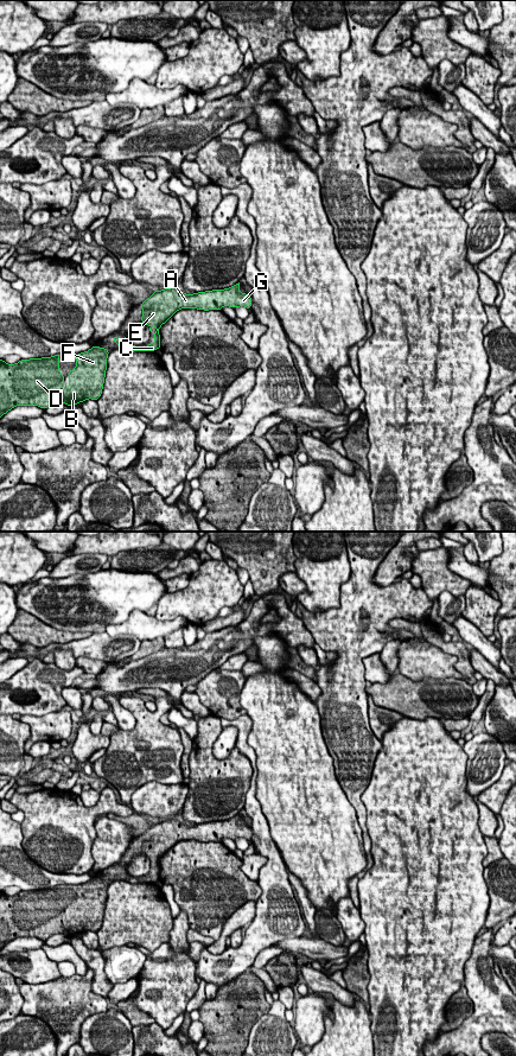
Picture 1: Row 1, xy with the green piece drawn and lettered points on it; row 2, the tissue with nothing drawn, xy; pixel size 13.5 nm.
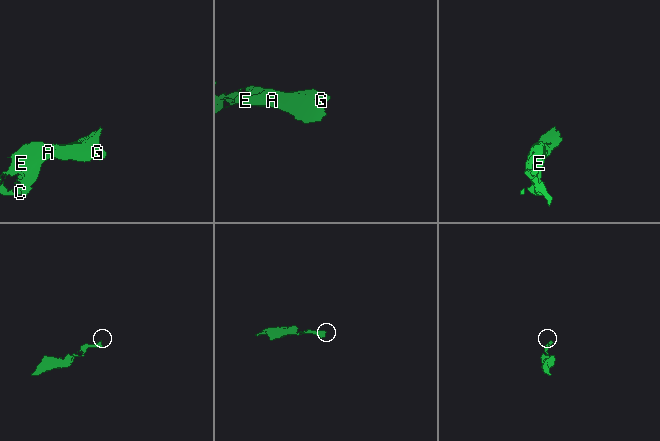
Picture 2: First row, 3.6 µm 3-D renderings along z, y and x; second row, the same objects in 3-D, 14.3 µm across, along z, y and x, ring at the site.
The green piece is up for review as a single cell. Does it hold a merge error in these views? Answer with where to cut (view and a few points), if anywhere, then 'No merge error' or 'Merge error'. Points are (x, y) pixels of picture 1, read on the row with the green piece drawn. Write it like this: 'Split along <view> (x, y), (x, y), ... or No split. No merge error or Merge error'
No split. No merge error

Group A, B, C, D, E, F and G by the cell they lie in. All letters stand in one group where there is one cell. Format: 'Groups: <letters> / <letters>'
Groups: A B C D E F G

